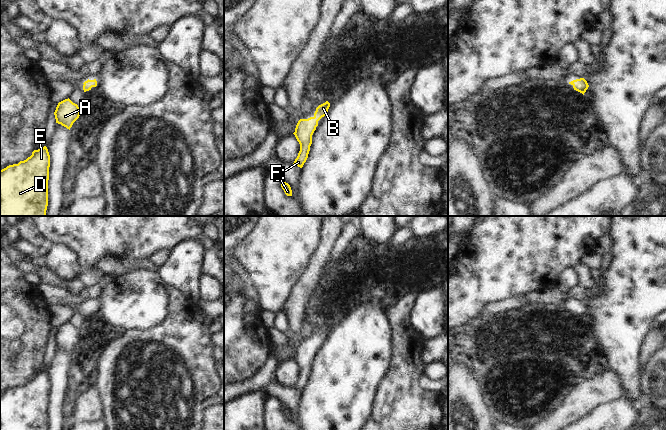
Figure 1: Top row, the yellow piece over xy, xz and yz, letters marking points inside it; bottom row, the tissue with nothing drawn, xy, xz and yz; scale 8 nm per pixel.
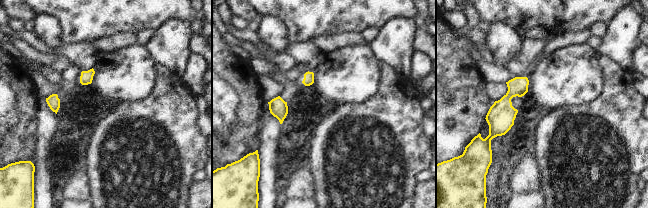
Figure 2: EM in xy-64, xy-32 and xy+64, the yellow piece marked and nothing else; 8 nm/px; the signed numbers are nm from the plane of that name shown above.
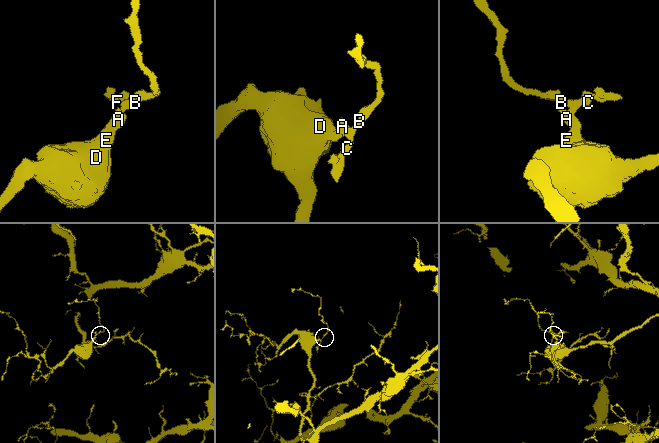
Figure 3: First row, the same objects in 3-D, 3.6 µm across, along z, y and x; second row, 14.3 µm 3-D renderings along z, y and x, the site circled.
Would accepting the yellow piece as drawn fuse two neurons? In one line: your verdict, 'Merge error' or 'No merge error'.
No merge error.

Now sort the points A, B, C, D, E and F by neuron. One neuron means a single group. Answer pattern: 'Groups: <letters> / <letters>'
Groups: A B C D E F.

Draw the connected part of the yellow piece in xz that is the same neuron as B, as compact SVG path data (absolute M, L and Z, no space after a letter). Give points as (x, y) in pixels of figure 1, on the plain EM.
M326 325L316 332L313 341L308 343L300 343L298 345L295 356L293 358L300 368L300 375L293 387L294 389L300 392L303 391L308 382L310 370L312 368L312 359L318 350L318 345L327 338L329 331L330 327Z

